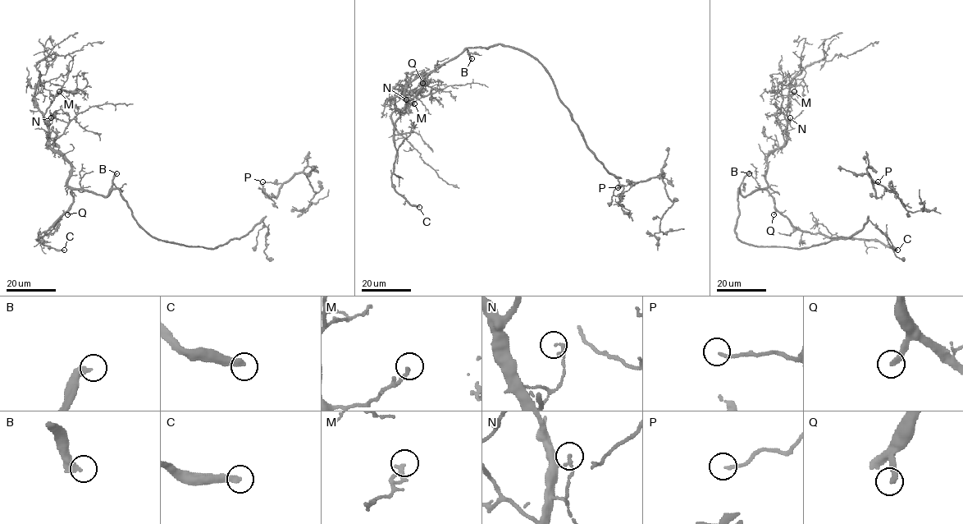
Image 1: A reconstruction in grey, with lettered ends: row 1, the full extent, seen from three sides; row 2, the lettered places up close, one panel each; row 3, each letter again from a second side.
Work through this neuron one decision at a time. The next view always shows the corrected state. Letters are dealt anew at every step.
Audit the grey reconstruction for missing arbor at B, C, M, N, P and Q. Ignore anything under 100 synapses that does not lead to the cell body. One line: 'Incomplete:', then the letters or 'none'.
Incomplete: B, C, Q

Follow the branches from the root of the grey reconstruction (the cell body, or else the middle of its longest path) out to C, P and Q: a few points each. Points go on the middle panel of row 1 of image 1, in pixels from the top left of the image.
C: (503, 44), (466, 48), (438, 65), (395, 122), (396, 158), (391, 186), (411, 204), (419, 207)
P: (503, 44), (528, 52), (542, 66), (586, 147), (609, 172), (632, 184), (636, 183), (630, 181), (618, 187)
Q: (503, 44), (494, 44), (489, 48), (466, 48), (457, 56), (435, 67), (427, 75), (427, 83), (422, 83)

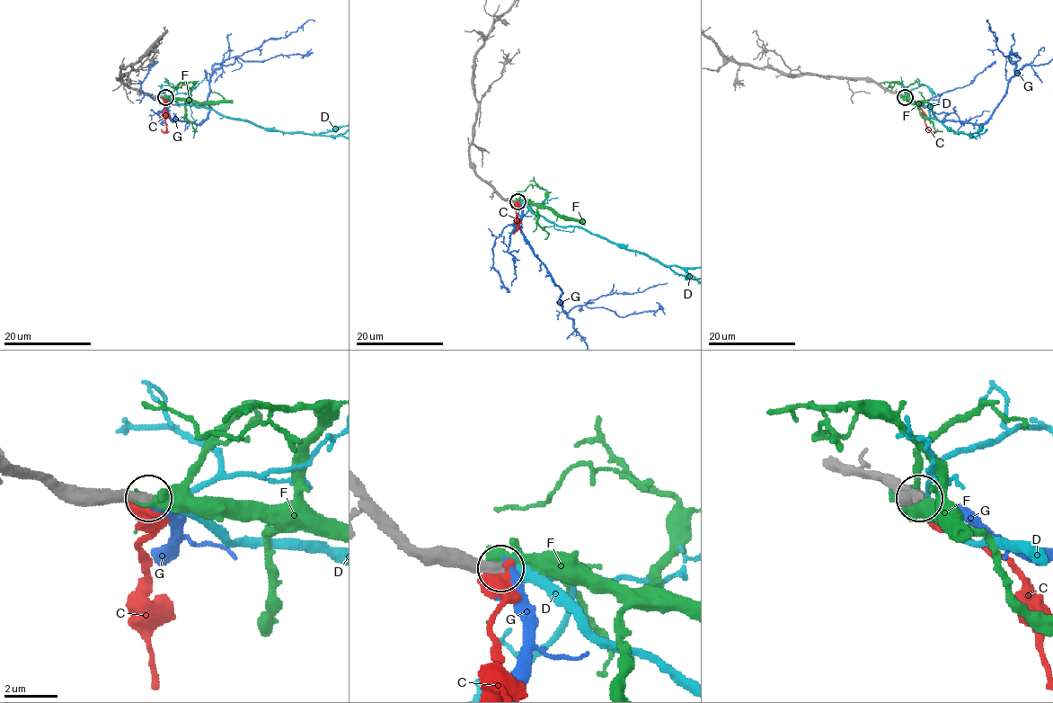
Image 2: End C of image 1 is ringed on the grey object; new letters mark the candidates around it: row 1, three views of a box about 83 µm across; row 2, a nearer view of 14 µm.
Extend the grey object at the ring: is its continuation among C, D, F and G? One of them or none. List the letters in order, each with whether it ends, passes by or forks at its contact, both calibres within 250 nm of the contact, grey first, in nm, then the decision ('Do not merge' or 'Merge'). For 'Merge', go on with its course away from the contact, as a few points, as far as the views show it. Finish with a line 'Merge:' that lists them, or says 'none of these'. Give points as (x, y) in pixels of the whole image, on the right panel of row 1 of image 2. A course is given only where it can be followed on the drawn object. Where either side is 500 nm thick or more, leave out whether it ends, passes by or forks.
C: Thickness 480 nm (grey) against 650 nm. Do not merge
D: It passes by. Thickness 360 nm (grey) against 240 nm. Merge
F: Thickness 480 nm (grey) against 500 nm. Do not merge
G: It passes by. Thickness 360 nm (grey) against 240 nm. Do not merge
Merge: D

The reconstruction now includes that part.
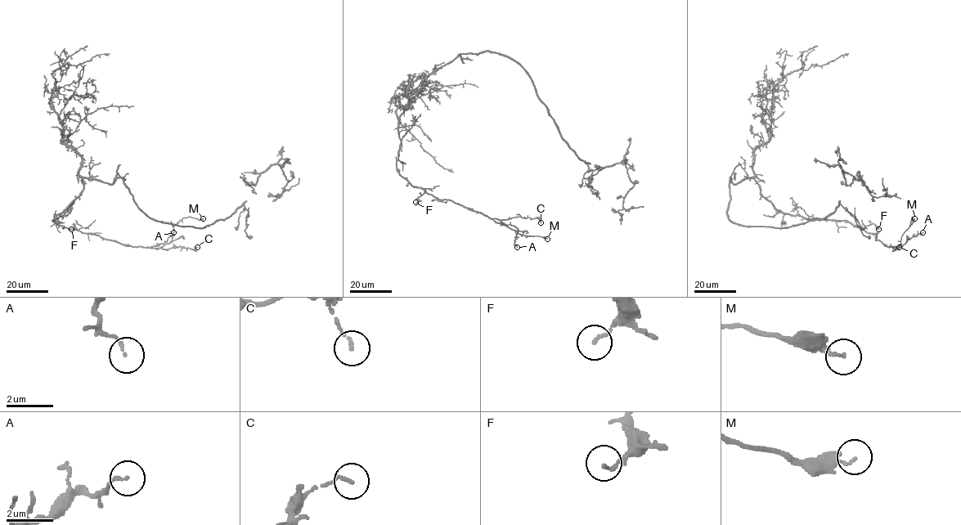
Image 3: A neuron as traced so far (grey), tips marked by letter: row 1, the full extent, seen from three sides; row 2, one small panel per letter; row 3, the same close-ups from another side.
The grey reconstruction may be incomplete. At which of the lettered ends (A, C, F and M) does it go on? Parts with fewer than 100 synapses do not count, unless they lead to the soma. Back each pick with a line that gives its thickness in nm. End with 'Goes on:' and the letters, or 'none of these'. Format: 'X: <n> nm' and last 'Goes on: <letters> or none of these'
Goes on: none of these

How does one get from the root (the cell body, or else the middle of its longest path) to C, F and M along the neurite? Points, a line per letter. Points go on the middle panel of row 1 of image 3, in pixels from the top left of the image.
C: (466, 54), (433, 70), (408, 102), (399, 118), (397, 171), (413, 186), (491, 218), (521, 217), (541, 222)
F: (466, 54), (459, 54), (433, 70), (399, 118), (397, 171), (413, 186), (424, 189), (415, 202)
M: (466, 54), (433, 70), (408, 102), (399, 118), (397, 171), (439, 199), (512, 225), (518, 234), (547, 239)

